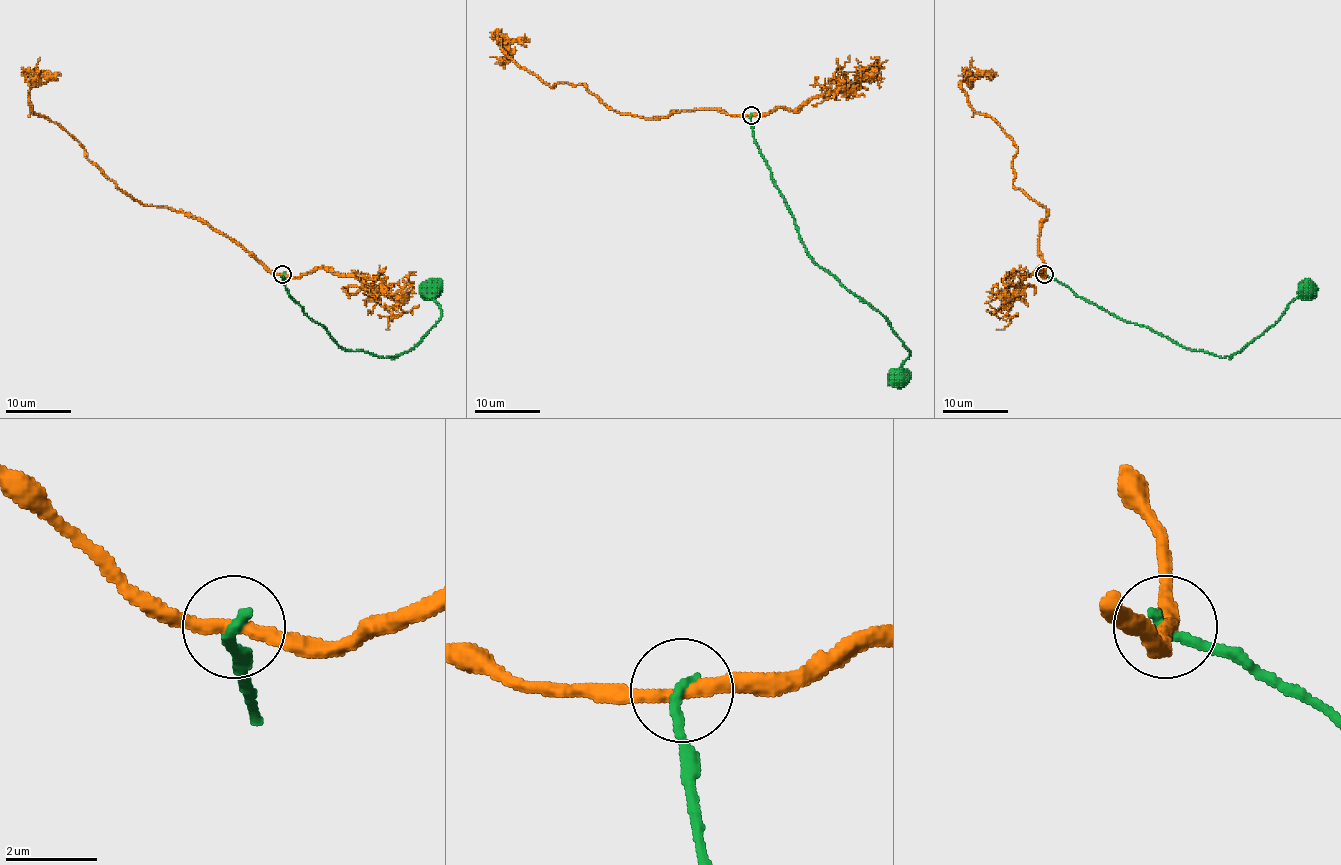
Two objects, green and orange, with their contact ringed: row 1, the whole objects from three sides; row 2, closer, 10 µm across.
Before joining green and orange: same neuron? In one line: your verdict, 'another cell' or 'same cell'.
another cell

